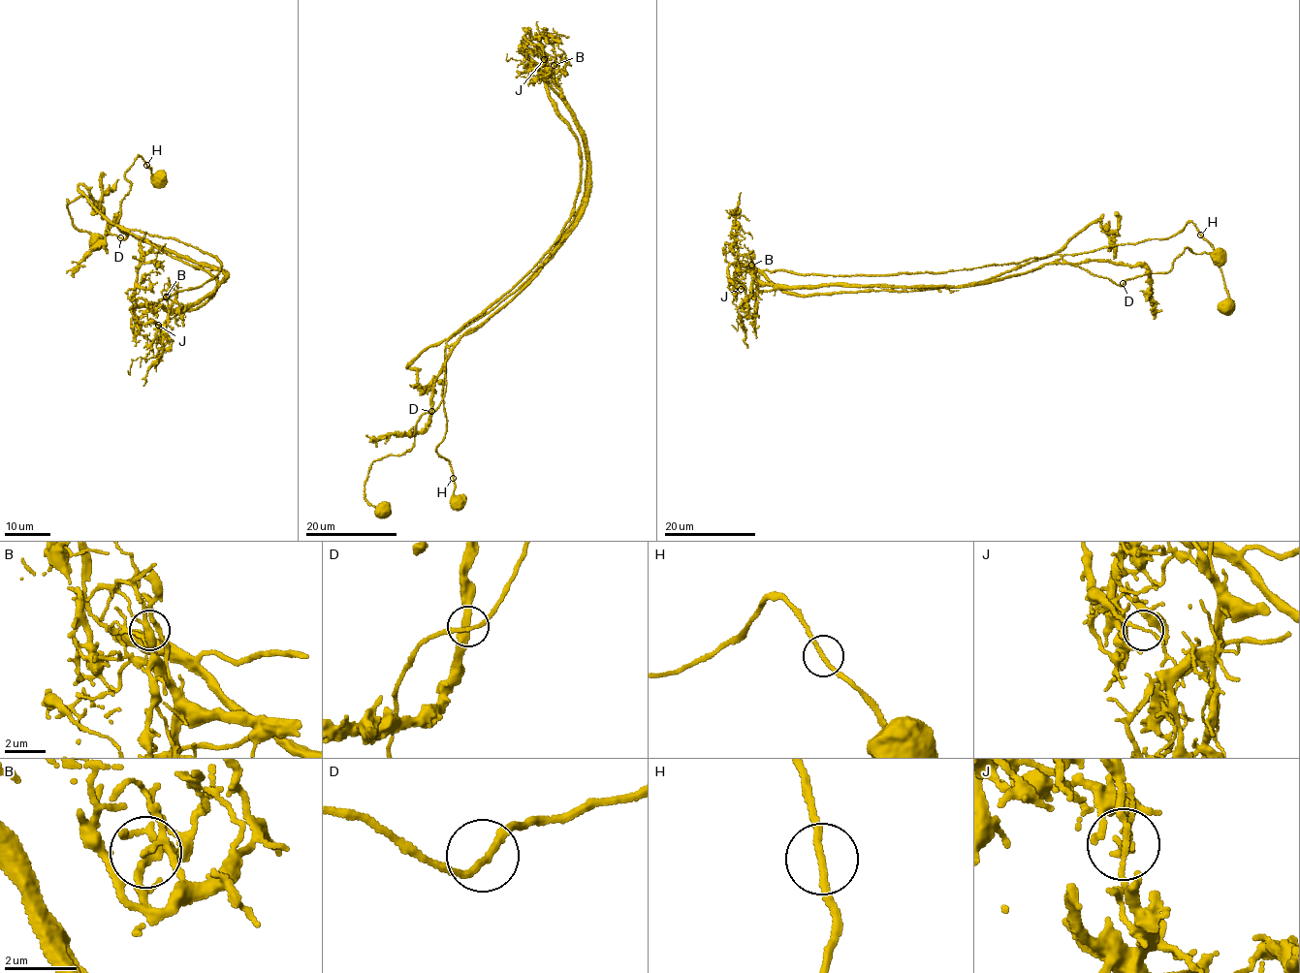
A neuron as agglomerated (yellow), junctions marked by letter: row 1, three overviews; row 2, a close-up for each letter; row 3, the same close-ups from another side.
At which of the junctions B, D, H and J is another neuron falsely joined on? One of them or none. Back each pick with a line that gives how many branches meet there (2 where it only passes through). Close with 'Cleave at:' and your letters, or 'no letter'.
J: 2
Cleave at: J

